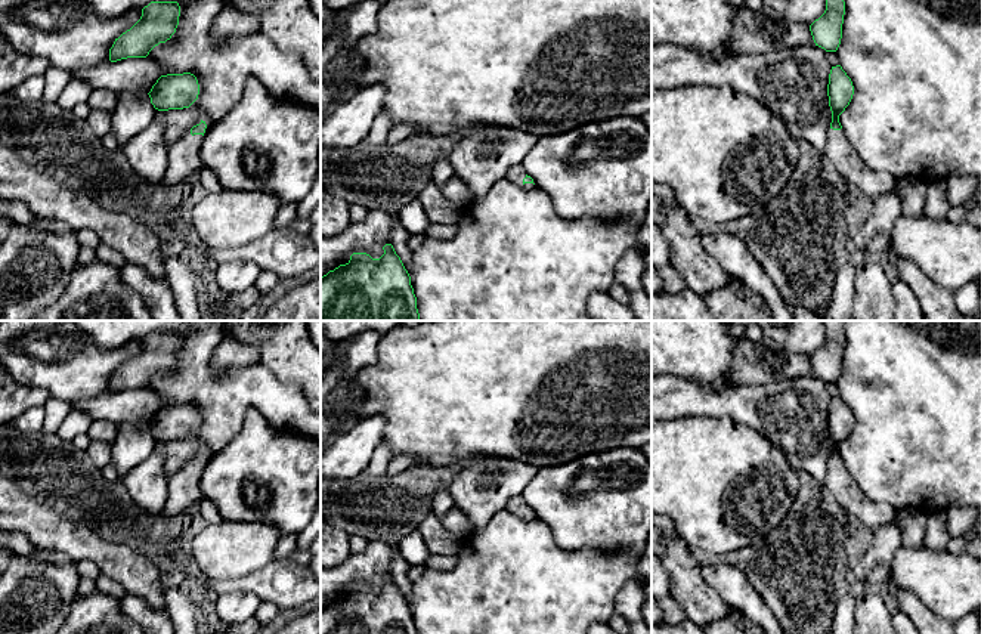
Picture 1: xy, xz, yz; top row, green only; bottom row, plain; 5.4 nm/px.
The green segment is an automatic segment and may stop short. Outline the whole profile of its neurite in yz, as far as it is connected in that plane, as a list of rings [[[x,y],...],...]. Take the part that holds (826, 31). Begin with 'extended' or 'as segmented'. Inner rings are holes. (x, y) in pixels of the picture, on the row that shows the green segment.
as segmented; [[[826,0],[824,13],[810,25],[816,46],[826,52],[838,50],[842,38],[844,15],[844,0]]]

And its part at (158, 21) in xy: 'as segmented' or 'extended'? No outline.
as segmented

